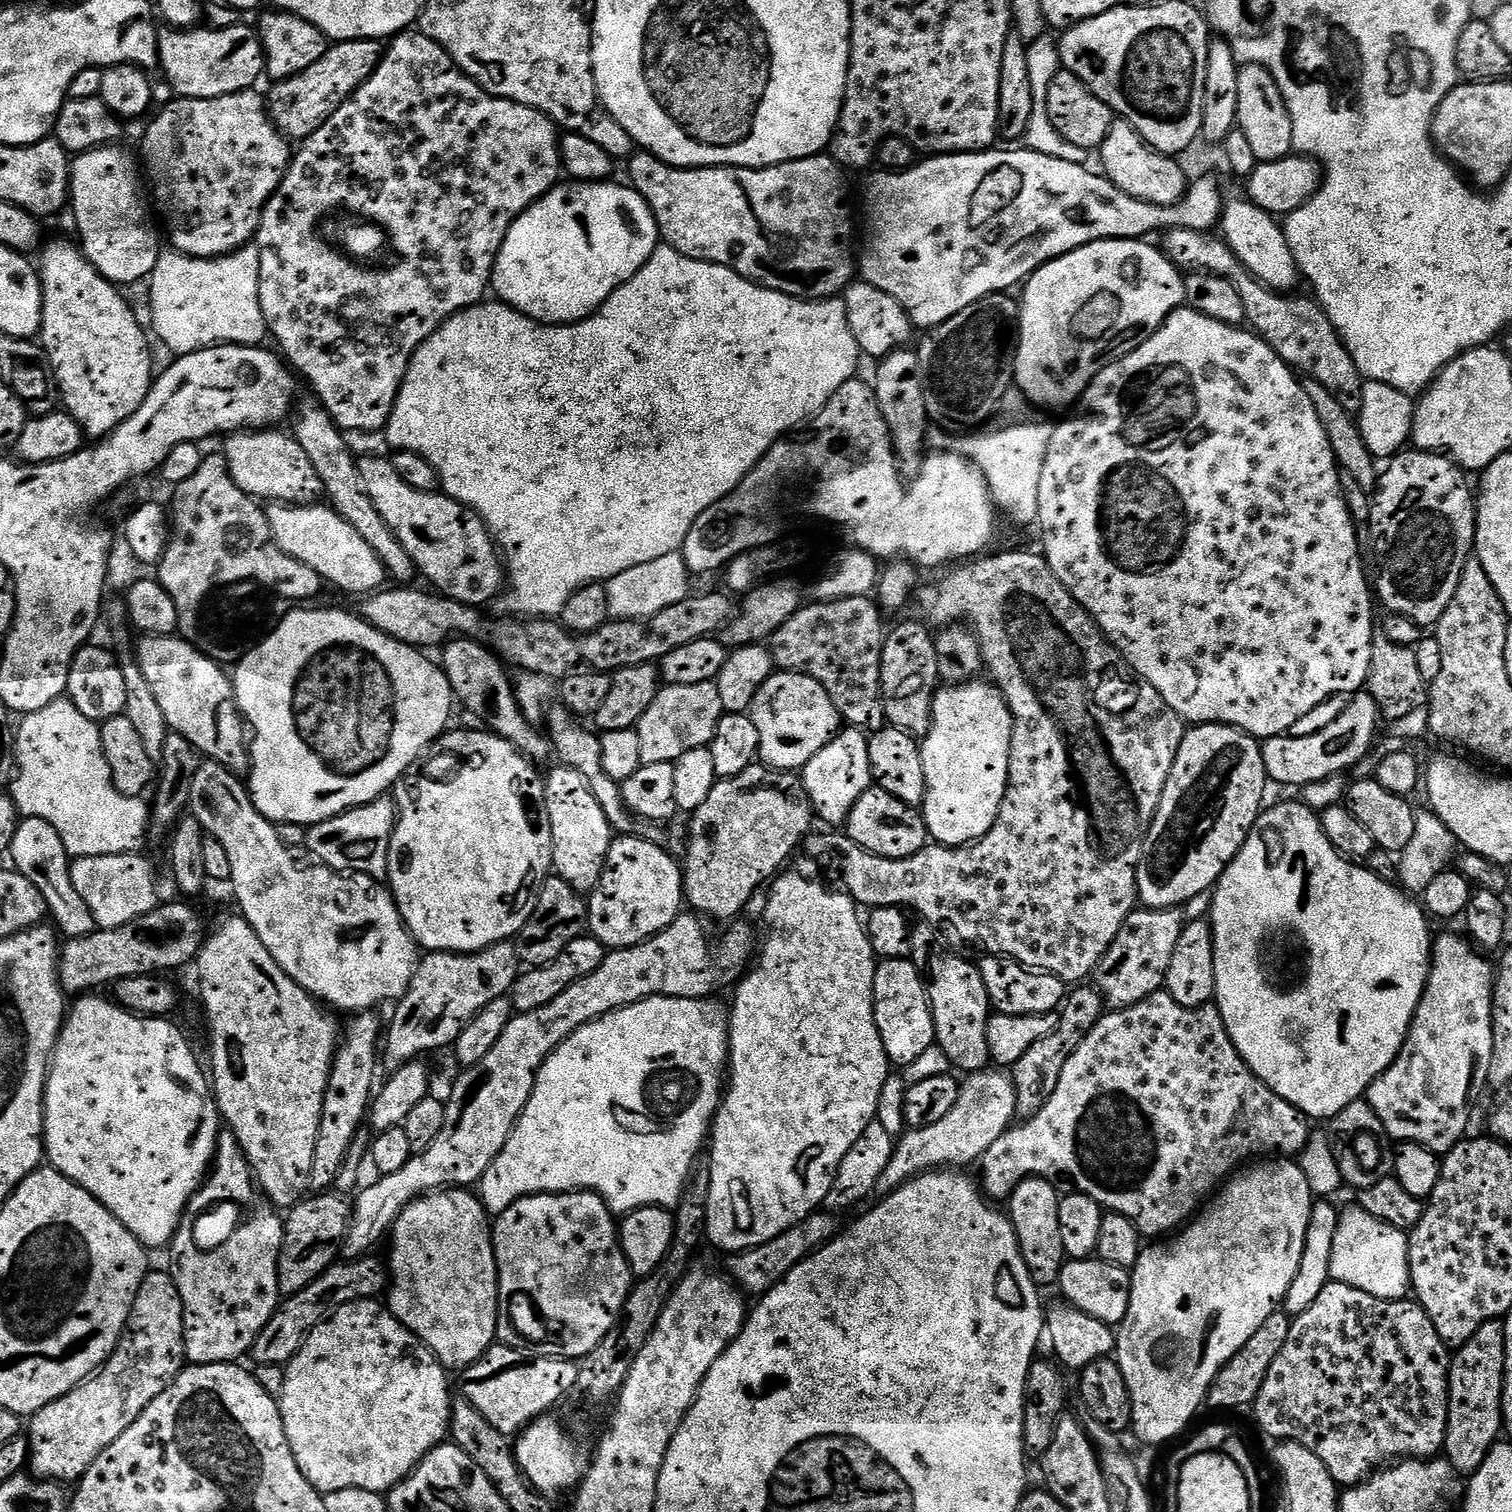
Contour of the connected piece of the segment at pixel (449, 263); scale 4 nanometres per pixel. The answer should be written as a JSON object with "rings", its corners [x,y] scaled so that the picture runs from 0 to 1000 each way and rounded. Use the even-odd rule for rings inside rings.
{"rings":[[[268,20],[259,24],[246,51],[208,89],[195,99],[190,114],[175,137],[172,151],[169,153],[168,163],[172,169],[172,202],[177,219],[185,227],[185,232],[187,237],[199,249],[201,248],[204,251],[204,255],[209,259],[207,259],[208,264],[214,267],[214,271],[220,274],[220,278],[228,286],[256,284],[257,277],[267,254],[272,235],[291,218],[292,214],[294,214],[300,208],[313,204],[322,196],[320,195],[323,195],[325,177],[328,175],[328,169],[337,149],[354,132],[358,132],[364,124],[371,121],[370,91],[368,83],[366,82],[361,75],[339,66],[325,63],[297,38],[292,30],[290,30],[277,20]],[[227,138],[233,140],[235,142],[233,144],[240,144],[254,151],[258,164],[262,166],[263,169],[263,172],[257,177],[241,176],[224,163],[222,165],[217,162],[216,157],[212,154],[212,147]]]}

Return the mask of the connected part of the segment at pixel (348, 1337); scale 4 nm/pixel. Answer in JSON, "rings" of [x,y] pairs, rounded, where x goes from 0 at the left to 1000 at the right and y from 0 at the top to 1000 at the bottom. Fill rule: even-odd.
{"rings":[[[251,859],[235,860],[212,873],[212,876],[202,884],[201,890],[196,894],[194,898],[188,905],[188,916],[184,925],[192,959],[194,959],[197,972],[200,972],[202,980],[205,980],[205,983],[208,983],[212,988],[232,984],[256,988],[267,979],[269,979],[273,972],[282,964],[282,962],[284,962],[297,952],[300,923],[300,921],[296,921],[296,909],[297,910],[297,908],[287,895],[268,876],[263,874],[263,872],[261,872],[261,869],[257,867]]]}

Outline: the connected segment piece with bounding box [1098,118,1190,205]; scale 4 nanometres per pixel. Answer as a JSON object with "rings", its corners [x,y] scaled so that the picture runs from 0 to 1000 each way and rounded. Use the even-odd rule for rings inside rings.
{"rings":[[[736,79],[734,89],[731,89],[731,91],[728,95],[726,103],[730,108],[729,116],[732,116],[735,122],[739,123],[739,126],[750,131],[761,135],[772,136],[778,136],[784,131],[787,119],[786,117],[783,117],[783,114],[780,112],[781,106],[761,98],[749,85],[747,81]]]}

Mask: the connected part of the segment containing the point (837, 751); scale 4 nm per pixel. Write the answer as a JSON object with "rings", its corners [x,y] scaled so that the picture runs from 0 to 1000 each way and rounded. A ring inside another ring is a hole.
{"rings":[[[563,480],[554,484],[550,491],[544,493],[544,496],[541,496],[541,499],[538,499],[536,504],[533,504],[530,509],[530,515],[539,542],[546,542],[548,545],[558,546],[570,525],[577,521],[574,487],[568,481]]]}

